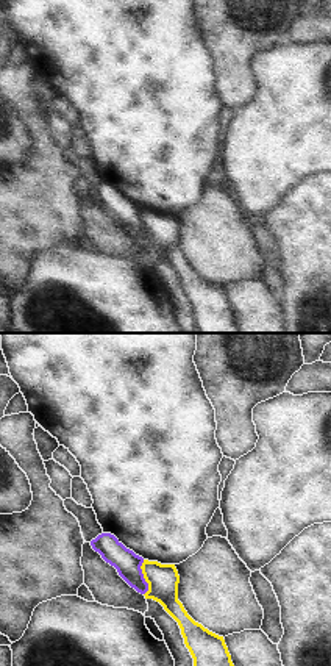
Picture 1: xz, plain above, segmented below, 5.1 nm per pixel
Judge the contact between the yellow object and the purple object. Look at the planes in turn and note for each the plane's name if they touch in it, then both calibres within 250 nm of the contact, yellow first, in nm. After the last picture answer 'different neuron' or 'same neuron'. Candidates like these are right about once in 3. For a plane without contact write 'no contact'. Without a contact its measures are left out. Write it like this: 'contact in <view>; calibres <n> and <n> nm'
contact in xz; calibres 160 and 130 nm

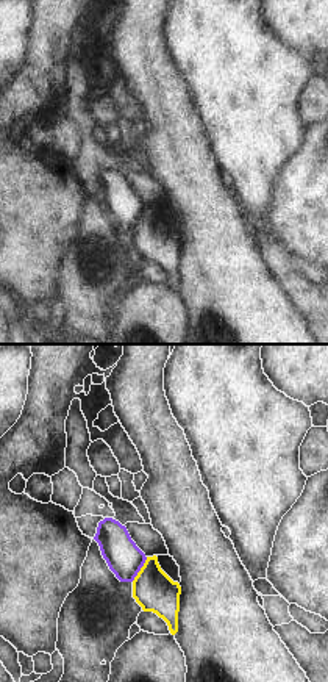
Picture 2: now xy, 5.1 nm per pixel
contact in xy; calibres 220 and 180 nm

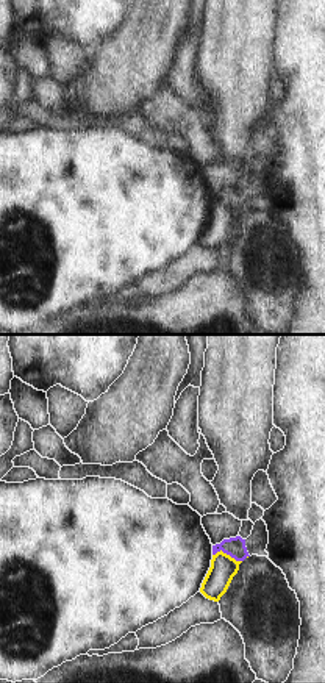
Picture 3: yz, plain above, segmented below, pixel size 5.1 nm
contact in yz; calibres 140 and 100 nm

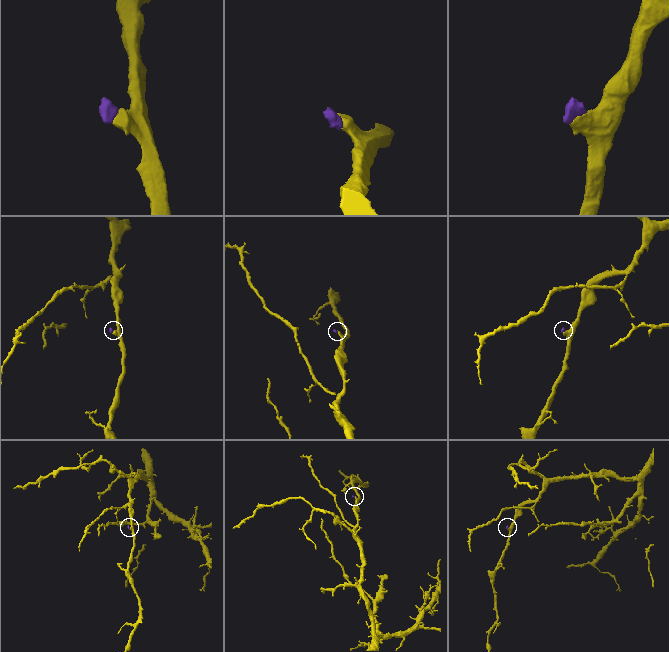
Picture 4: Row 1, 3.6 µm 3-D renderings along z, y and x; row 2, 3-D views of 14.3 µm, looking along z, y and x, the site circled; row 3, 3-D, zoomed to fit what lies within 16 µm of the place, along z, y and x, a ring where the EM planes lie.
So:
different neuron

